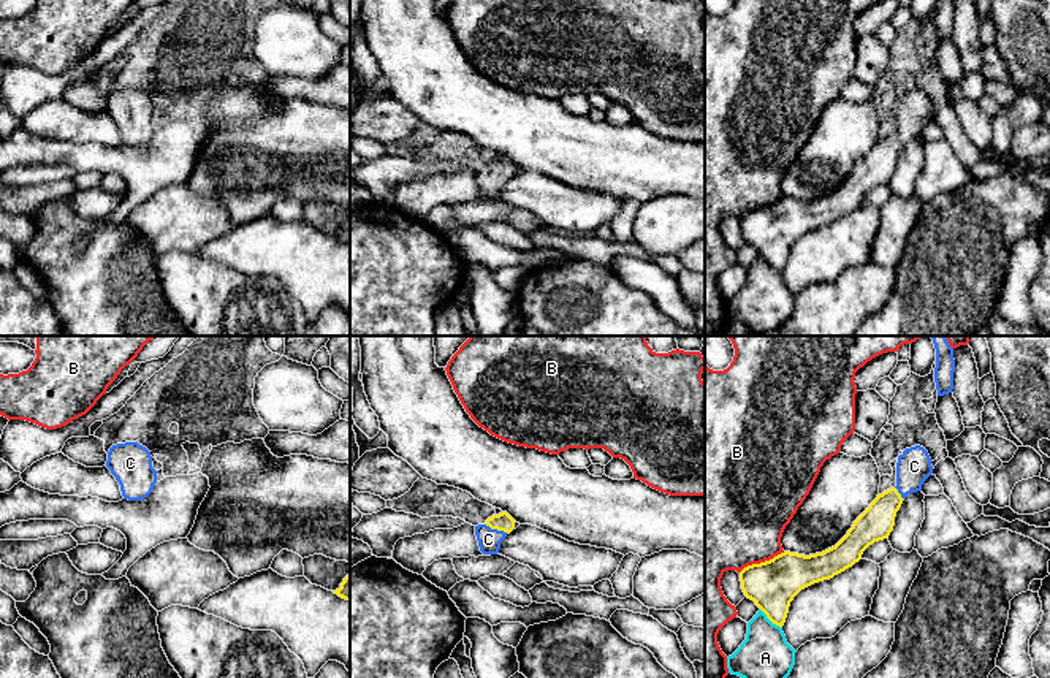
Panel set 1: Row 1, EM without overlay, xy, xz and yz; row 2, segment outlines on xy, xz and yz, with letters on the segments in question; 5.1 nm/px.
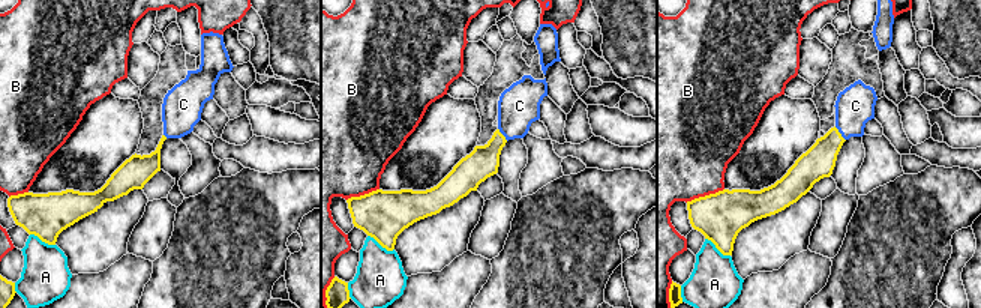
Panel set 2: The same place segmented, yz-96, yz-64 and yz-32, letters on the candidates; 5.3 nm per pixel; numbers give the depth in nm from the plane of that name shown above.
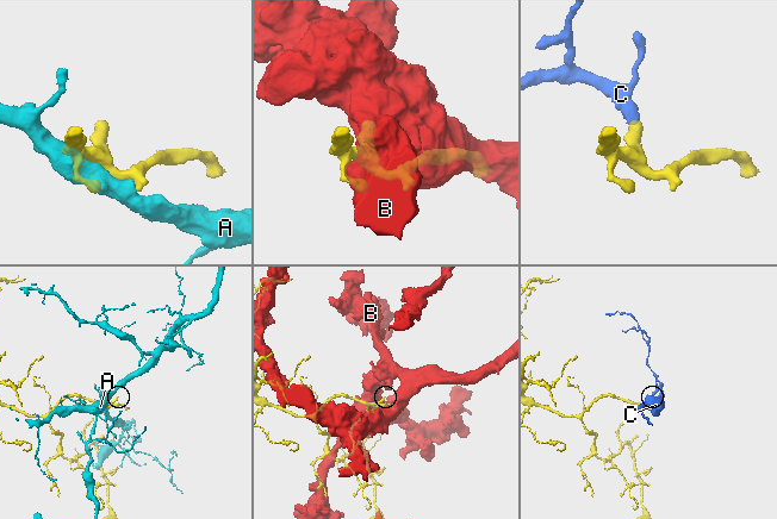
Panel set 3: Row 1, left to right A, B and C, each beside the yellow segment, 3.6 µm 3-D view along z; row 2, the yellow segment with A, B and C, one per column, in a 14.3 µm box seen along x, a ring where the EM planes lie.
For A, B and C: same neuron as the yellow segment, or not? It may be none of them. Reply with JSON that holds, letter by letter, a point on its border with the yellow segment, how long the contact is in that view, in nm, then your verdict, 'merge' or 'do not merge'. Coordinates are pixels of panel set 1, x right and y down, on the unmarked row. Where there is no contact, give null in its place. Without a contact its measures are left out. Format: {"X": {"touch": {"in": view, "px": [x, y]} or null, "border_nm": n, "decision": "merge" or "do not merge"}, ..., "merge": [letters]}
{"A": {"touch": {"in": "yz", "px": [770, 265]}, "border_nm": 150, "decision": "do not merge"}, "B": {"touch": {"in": "yz", "px": [760, 208]}, "border_nm": 260, "decision": "do not merge"}, "C": {"touch": {"in": "xz", "px": [496, 173]}, "border_nm": 130, "decision": "merge"}, "merge": ["C"]}

